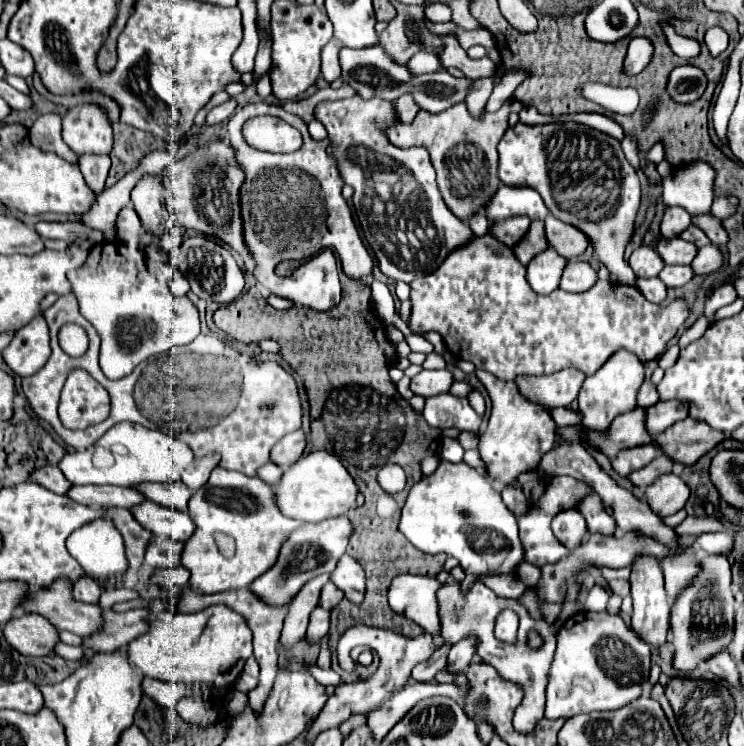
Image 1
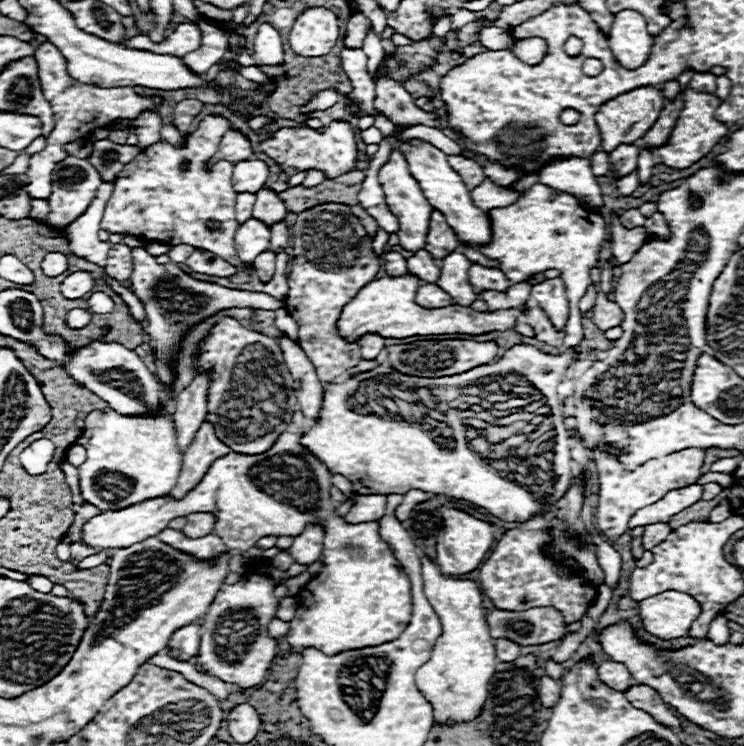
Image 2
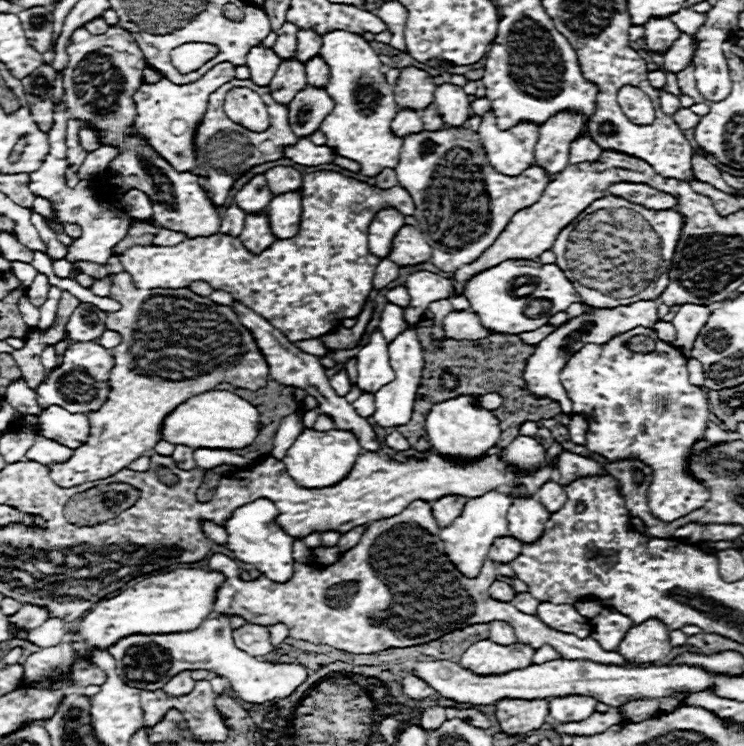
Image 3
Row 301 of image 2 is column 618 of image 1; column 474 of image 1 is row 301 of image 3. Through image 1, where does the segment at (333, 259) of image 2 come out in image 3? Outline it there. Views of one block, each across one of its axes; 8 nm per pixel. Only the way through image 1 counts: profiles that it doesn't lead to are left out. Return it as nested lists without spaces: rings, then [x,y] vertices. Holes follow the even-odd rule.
[[[318,170],[304,176],[300,232],[290,240],[276,240],[260,256],[250,254],[242,246],[240,238],[232,238],[218,232],[210,238],[184,240],[176,246],[132,246],[124,254],[118,254],[118,258],[138,288],[176,290],[188,288],[194,280],[202,280],[214,290],[230,292],[234,300],[242,300],[242,304],[246,304],[250,310],[258,312],[260,316],[266,316],[266,320],[270,320],[270,324],[284,332],[290,342],[310,340],[334,330],[344,318],[356,318],[362,312],[366,298],[372,292],[374,270],[378,266],[378,258],[368,254],[368,226],[376,212],[388,206],[396,208],[404,216],[412,216],[416,210],[410,194],[400,186],[380,190],[366,182],[348,178],[340,172]]]

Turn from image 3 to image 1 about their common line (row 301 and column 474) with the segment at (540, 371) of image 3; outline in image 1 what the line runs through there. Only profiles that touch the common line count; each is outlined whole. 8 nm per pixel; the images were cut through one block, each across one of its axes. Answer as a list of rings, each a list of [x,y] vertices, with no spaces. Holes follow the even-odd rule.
[[[466,638],[458,644],[454,644],[450,654],[448,654],[448,672],[452,676],[462,674],[466,670],[466,666],[474,660],[474,652],[476,652],[476,640],[474,638]]]

